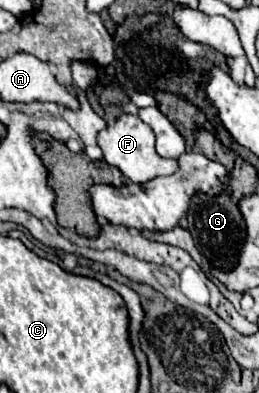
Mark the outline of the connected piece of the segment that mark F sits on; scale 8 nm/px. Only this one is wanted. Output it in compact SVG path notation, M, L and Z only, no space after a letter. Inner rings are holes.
M122 115L116 119L114 125L108 125L106 129L102 129L98 133L98 147L104 153L104 161L108 165L118 167L122 175L134 183L146 183L158 175L170 175L178 167L178 163L170 163L170 159L164 159L154 151L152 127L140 121L138 115Z

